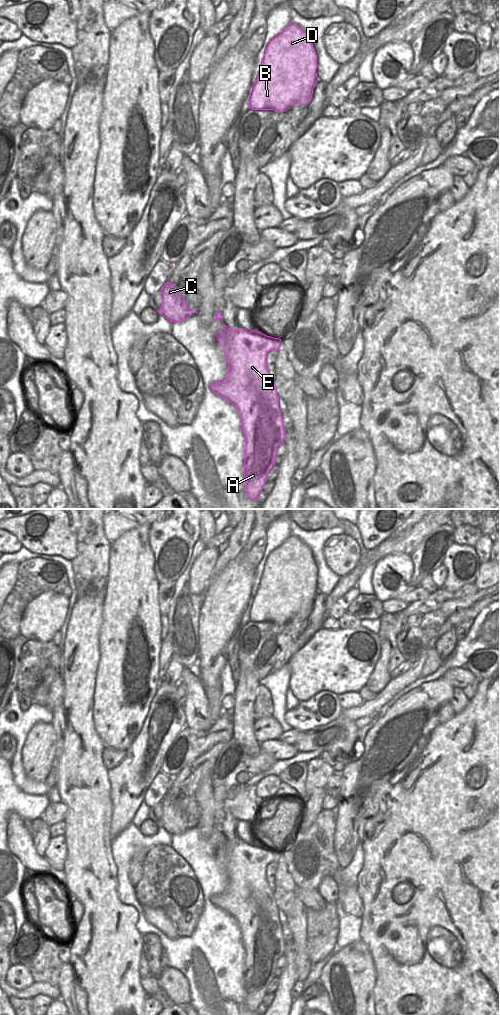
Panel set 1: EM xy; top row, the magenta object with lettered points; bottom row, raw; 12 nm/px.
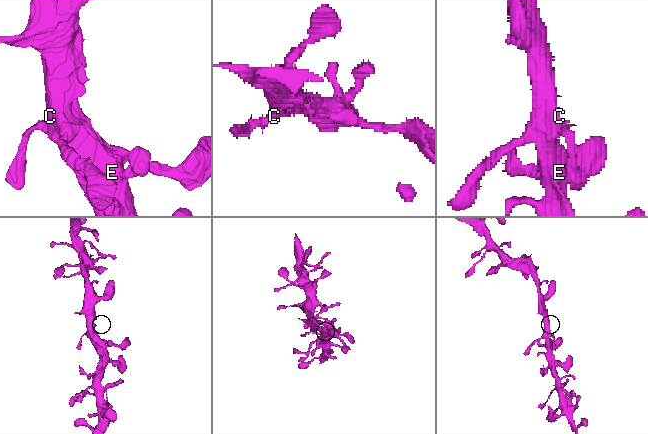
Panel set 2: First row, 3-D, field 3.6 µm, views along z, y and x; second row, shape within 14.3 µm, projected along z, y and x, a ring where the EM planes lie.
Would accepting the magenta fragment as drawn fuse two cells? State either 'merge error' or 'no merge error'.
no merge error

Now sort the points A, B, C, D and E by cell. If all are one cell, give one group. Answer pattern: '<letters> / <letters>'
A B C D E

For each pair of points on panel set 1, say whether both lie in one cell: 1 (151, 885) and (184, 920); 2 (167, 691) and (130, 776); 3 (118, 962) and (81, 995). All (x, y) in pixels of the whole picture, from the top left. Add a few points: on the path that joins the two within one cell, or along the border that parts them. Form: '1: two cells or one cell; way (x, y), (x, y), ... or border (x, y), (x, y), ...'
1: one cell; way (160, 894), (177, 911)
2: one cell; way (156, 712), (156, 736), (147, 745), (145, 755)
3: two cells; border (75, 978), (75, 981), (86, 993), (87, 1004)

